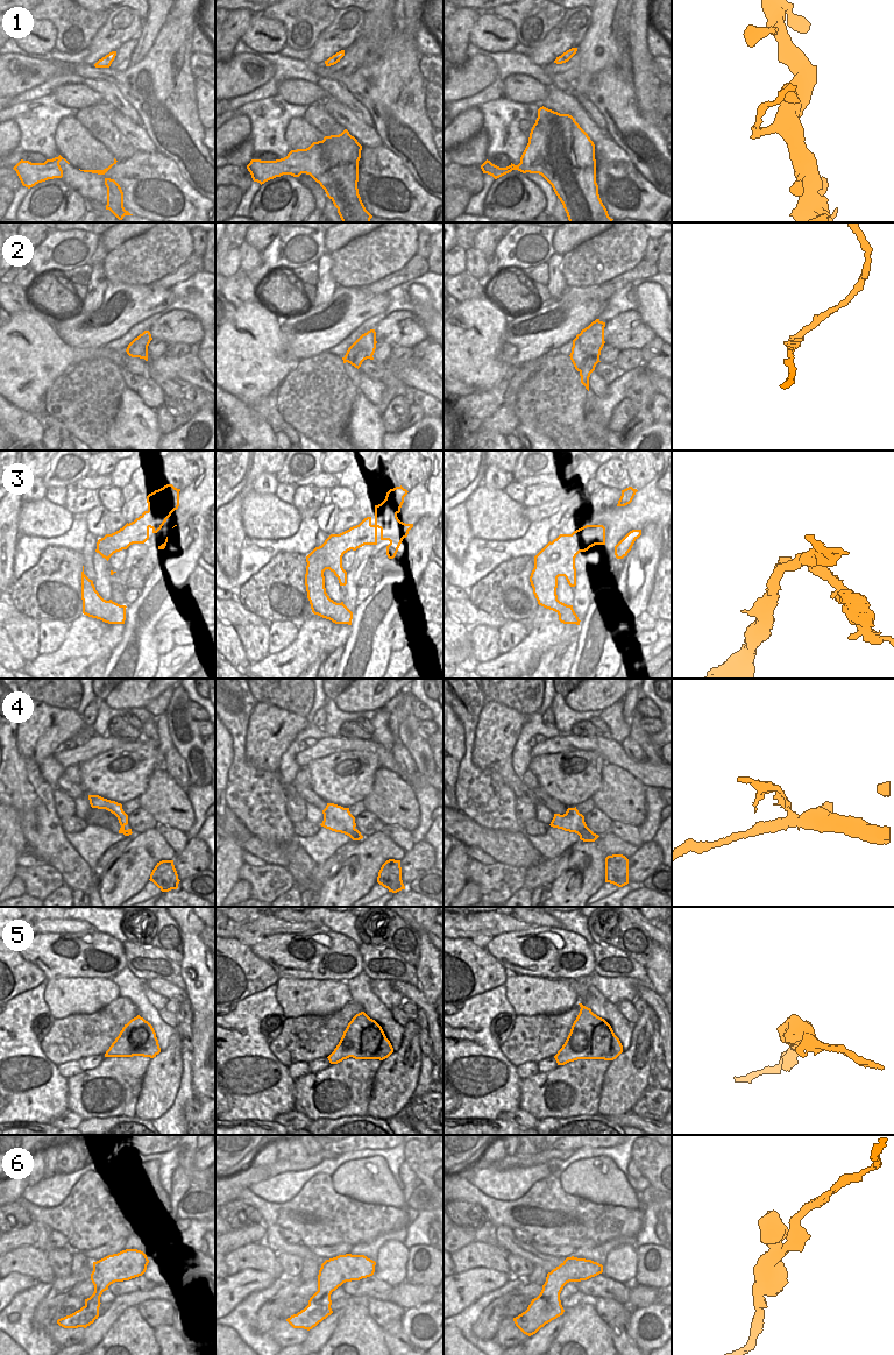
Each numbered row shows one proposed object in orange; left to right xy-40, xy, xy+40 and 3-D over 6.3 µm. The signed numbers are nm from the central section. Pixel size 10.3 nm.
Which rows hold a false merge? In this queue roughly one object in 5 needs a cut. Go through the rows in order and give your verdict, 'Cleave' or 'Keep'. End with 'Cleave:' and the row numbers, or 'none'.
1: Keep
2: Cleave
3: Cleave
4: Cleave
5: Cleave
6: Keep
Cleave: 2, 3, 4, 5

